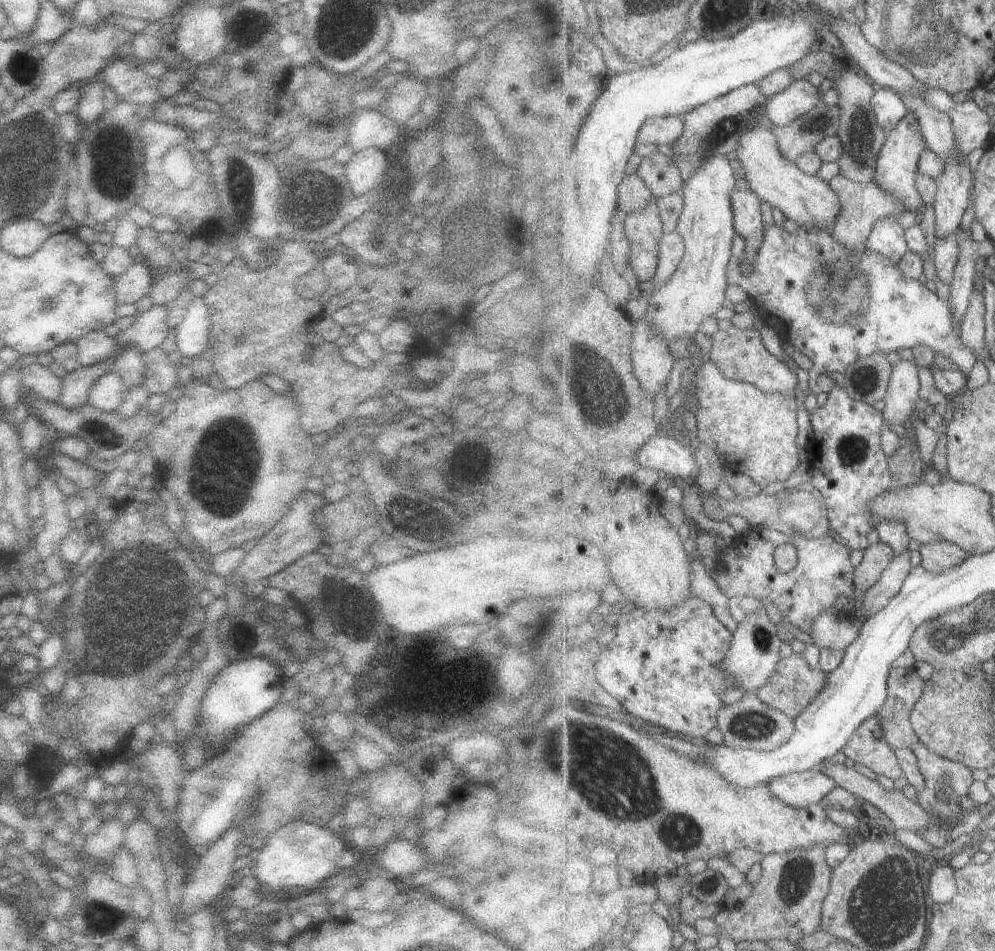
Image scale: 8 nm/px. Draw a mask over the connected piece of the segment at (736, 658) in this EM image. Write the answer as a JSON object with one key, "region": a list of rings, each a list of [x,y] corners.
{"region":[[[762,608],[750,615],[733,633],[732,644],[722,662],[722,669],[736,681],[736,686],[742,693],[756,696],[756,692],[765,686],[776,672],[782,659],[779,648],[784,643],[778,627],[769,620]]]}

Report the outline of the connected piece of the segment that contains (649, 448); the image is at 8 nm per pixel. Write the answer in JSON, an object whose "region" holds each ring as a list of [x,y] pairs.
{"region":[[[657,434],[640,448],[636,459],[641,466],[654,468],[660,475],[685,487],[696,484],[700,471],[694,453],[694,446],[690,446],[686,439]]]}

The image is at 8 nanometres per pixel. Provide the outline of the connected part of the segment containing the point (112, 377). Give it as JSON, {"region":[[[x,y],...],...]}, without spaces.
{"region":[[[111,370],[101,375],[89,391],[87,403],[103,412],[113,412],[119,408],[126,393],[121,377]]]}

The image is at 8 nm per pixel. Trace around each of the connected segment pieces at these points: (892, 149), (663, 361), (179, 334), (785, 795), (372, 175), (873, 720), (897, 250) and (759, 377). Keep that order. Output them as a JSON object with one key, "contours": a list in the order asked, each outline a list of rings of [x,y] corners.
{"contours":[[[[909,111],[903,120],[900,120],[899,124],[886,135],[885,144],[879,153],[876,170],[873,171],[876,176],[875,182],[879,183],[888,193],[899,197],[904,202],[905,210],[923,210],[923,206],[925,206],[924,198],[916,185],[916,178],[920,158],[927,149],[928,144],[920,129],[918,116],[913,111]]],[[[641,318],[634,325],[635,346],[633,346],[633,366],[637,370],[649,370],[651,376],[641,376],[639,382],[645,388],[645,392],[653,399],[659,393],[667,393],[669,374],[673,370],[675,357],[670,351],[670,345],[663,337],[654,334],[644,318]]],[[[194,296],[183,320],[175,329],[176,353],[195,358],[207,355],[211,342],[210,314],[202,296]]],[[[813,768],[802,773],[780,776],[767,786],[771,794],[781,802],[792,807],[805,808],[815,803],[823,803],[824,797],[837,788],[838,784],[834,778]]],[[[365,147],[359,152],[352,153],[344,165],[344,175],[354,195],[371,192],[371,189],[383,182],[383,174],[387,170],[388,152],[383,154],[381,149]]],[[[879,715],[869,717],[845,745],[841,758],[849,758],[857,764],[862,764],[879,777],[885,776],[895,780],[904,776],[904,770],[898,761],[896,749],[886,741],[881,724]]],[[[891,215],[877,220],[867,239],[866,248],[872,253],[885,255],[898,266],[909,248],[904,235],[906,229],[896,218],[897,215]]],[[[735,325],[727,330],[717,329],[712,335],[710,358],[728,379],[754,384],[768,393],[791,394],[797,386],[795,371],[767,351],[759,330],[742,329]]]]}

